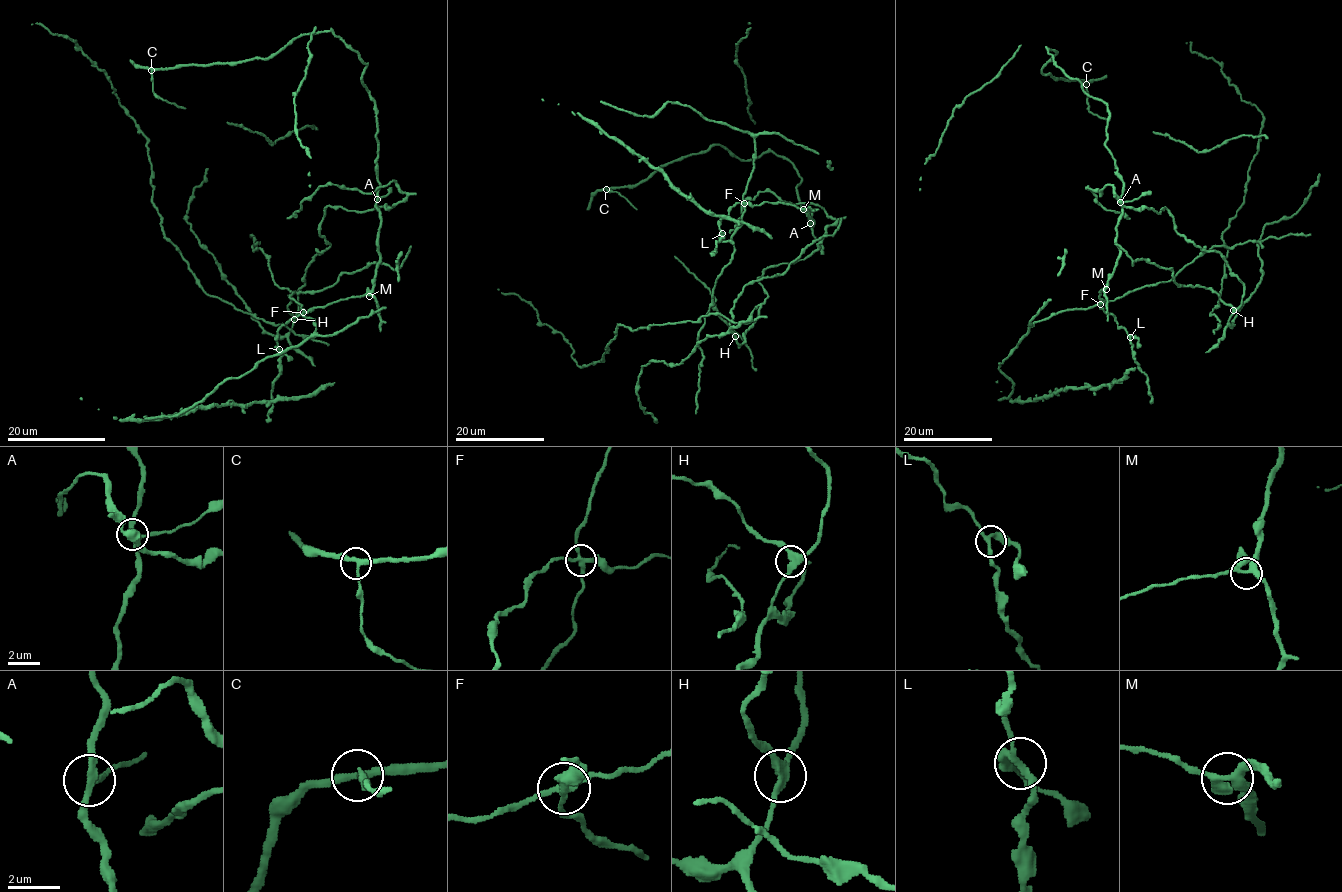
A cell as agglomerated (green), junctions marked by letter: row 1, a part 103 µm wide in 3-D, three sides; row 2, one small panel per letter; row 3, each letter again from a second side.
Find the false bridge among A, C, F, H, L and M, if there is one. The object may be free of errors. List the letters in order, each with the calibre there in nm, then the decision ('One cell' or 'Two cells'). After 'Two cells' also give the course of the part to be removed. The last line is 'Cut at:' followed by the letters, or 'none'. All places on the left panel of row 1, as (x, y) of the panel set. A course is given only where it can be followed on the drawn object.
A: Thickness 260 nm. One cell
C: Thickness 240 nm. One cell
F: Thickness 260 nm. Two cells. Course of the part to remove: (304, 312), (316, 325), (310, 336), (263, 359), (238, 377), (225, 378), (174, 415), (144, 419)
H: Thickness 320 nm. One cell
L: Thickness 220 nm. One cell
M: Thickness 320 nm. One cell
Cut at: F

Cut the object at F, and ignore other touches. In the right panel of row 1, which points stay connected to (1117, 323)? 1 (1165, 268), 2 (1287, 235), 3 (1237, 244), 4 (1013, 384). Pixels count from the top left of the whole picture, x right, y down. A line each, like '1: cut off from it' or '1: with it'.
1: with it
2: cut off from it
3: cut off from it
4: cut off from it

